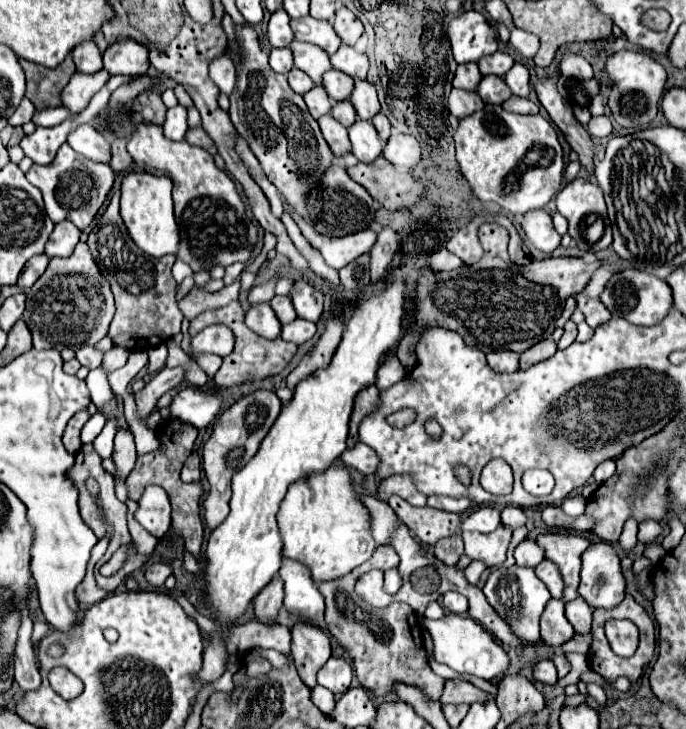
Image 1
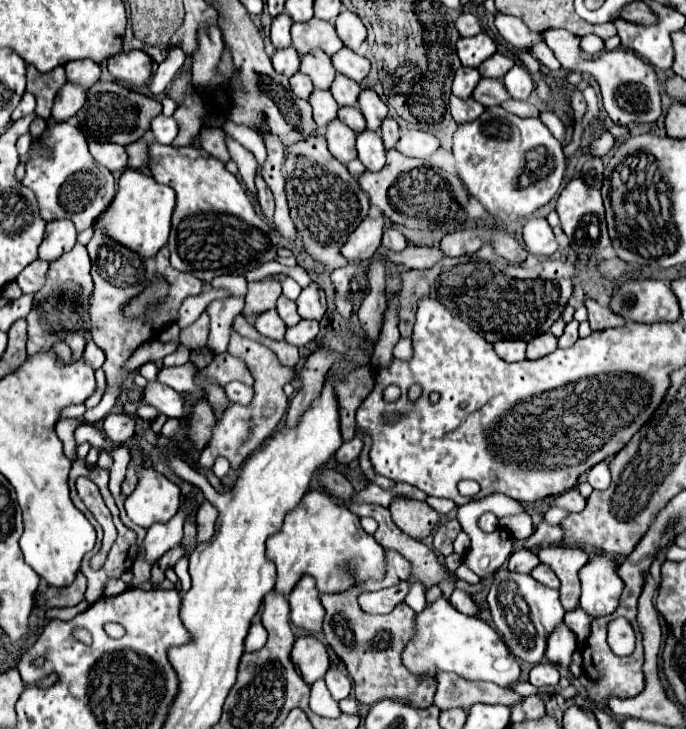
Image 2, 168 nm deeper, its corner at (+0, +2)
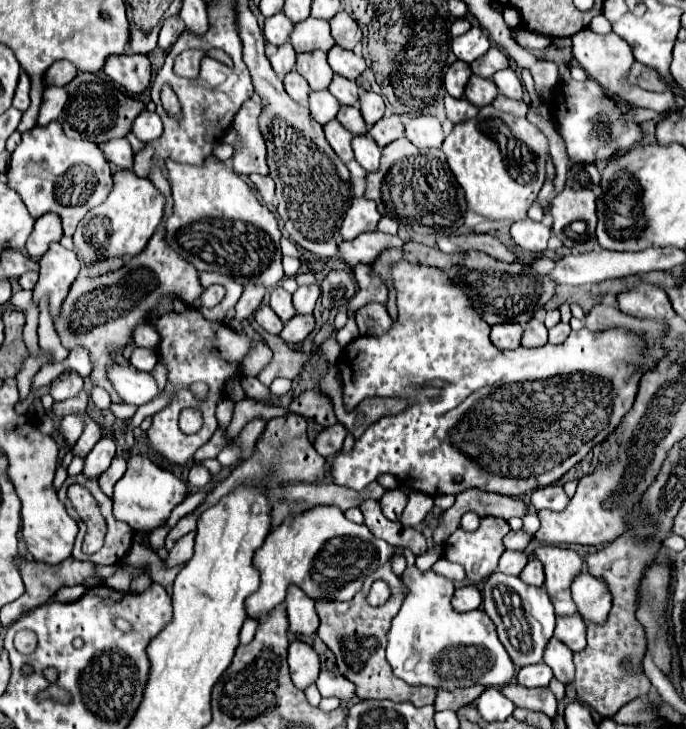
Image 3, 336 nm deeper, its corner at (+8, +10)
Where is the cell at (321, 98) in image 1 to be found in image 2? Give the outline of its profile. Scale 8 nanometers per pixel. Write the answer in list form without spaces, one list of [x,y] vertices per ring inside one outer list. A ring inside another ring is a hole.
[[[313,91],[311,99],[309,99],[311,107],[313,107],[313,119],[317,123],[317,127],[325,127],[327,123],[331,123],[337,117],[339,105],[337,101],[331,97],[331,91]]]

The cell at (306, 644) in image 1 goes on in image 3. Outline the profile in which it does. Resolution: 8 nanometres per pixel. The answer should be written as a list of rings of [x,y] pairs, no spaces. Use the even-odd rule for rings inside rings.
[[[299,639],[291,641],[291,645],[289,645],[289,671],[291,671],[293,683],[299,689],[305,689],[311,683],[315,683],[315,679],[319,675],[319,655],[315,653],[315,649]]]

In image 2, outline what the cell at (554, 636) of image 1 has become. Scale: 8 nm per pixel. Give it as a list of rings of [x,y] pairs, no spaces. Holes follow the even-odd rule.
[[[561,625],[555,633],[551,633],[551,637],[547,641],[547,653],[545,653],[545,657],[553,665],[557,665],[559,669],[567,671],[569,665],[571,665],[571,655],[575,653],[575,649],[577,649],[575,635],[565,625]]]

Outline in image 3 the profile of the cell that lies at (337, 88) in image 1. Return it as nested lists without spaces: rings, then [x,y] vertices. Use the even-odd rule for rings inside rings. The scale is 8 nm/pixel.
[[[333,75],[333,81],[329,85],[331,95],[341,103],[341,105],[355,105],[357,103],[357,83],[339,75]]]

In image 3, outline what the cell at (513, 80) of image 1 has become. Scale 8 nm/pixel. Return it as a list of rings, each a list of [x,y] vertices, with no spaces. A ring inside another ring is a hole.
[[[511,67],[495,73],[493,81],[497,83],[497,87],[499,87],[499,91],[503,95],[507,95],[511,99],[521,99],[521,95],[523,95],[523,83],[521,83],[521,79],[517,77],[517,73]]]

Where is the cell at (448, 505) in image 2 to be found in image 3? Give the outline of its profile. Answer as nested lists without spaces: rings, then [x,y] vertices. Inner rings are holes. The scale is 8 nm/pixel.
[[[411,491],[409,503],[407,503],[405,513],[403,513],[403,525],[411,525],[411,527],[419,525],[425,519],[425,515],[433,509],[433,505],[435,505],[433,497],[427,497],[425,493]]]

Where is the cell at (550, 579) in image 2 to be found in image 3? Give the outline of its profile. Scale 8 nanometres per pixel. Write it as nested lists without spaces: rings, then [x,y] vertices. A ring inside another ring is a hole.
[[[531,559],[525,569],[519,575],[527,585],[543,585],[545,583],[545,573],[543,573],[543,565],[537,559]]]

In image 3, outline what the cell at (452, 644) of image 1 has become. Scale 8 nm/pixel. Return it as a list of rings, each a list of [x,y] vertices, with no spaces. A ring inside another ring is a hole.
[[[409,567],[403,573],[403,581],[409,587],[409,595],[387,633],[387,661],[399,679],[411,685],[431,685],[449,691],[477,683],[485,687],[503,687],[513,679],[515,665],[501,645],[487,613],[481,609],[467,613],[453,609],[451,595],[447,595],[447,587],[453,587],[451,579],[433,571],[421,573],[417,567]]]

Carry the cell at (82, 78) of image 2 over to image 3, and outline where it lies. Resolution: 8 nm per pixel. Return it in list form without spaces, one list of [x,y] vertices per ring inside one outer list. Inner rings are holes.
[[[63,59],[63,61],[57,61],[53,63],[47,73],[45,73],[45,81],[47,85],[59,85],[59,87],[65,87],[67,83],[71,83],[75,77],[77,77],[79,69],[75,69],[75,65],[71,65],[71,61]]]

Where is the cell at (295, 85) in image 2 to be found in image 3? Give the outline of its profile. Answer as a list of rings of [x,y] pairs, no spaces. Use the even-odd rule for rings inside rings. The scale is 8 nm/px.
[[[291,71],[285,75],[283,79],[283,85],[285,85],[285,91],[289,93],[289,97],[297,103],[305,103],[307,101],[307,95],[309,95],[309,85],[307,81],[303,81],[303,77],[299,77],[297,71]]]

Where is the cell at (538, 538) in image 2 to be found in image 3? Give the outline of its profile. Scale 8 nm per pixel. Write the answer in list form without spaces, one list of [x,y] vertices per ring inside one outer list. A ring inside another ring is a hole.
[[[519,529],[519,531],[509,531],[503,539],[503,545],[505,549],[515,549],[515,551],[523,551],[529,543],[531,543],[531,535],[525,533],[525,529]]]

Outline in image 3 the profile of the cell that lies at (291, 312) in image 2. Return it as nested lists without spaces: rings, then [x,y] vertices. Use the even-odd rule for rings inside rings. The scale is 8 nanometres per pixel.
[[[275,287],[269,297],[269,307],[279,315],[279,319],[285,323],[289,321],[297,311],[291,303],[291,293],[287,293],[283,287]]]

